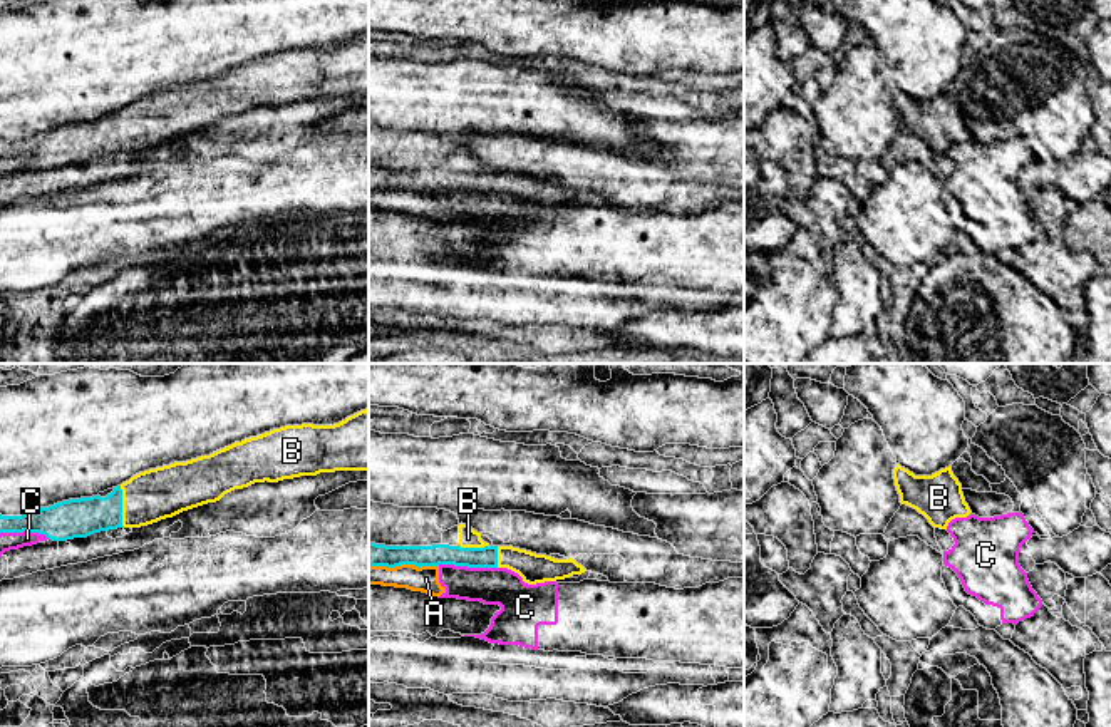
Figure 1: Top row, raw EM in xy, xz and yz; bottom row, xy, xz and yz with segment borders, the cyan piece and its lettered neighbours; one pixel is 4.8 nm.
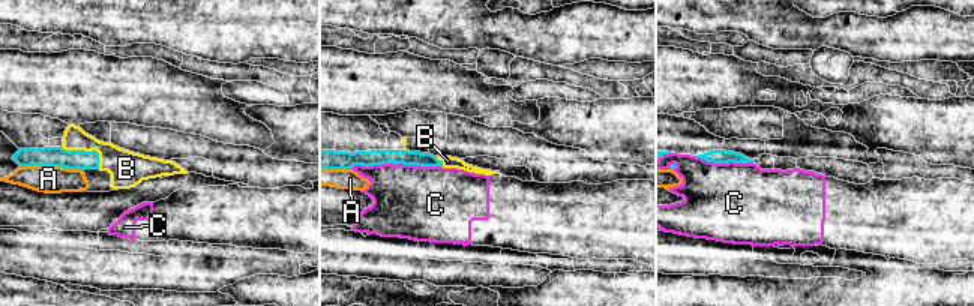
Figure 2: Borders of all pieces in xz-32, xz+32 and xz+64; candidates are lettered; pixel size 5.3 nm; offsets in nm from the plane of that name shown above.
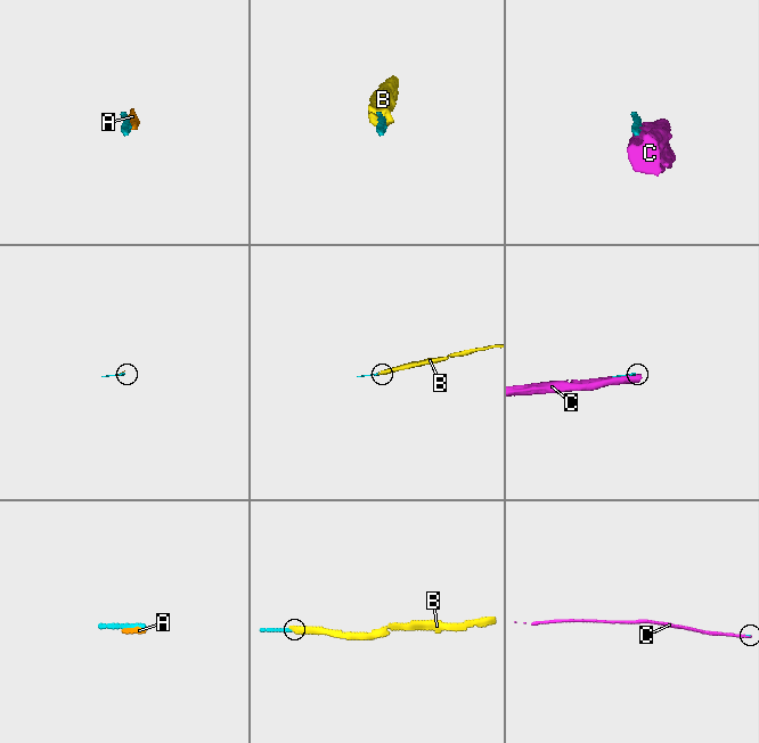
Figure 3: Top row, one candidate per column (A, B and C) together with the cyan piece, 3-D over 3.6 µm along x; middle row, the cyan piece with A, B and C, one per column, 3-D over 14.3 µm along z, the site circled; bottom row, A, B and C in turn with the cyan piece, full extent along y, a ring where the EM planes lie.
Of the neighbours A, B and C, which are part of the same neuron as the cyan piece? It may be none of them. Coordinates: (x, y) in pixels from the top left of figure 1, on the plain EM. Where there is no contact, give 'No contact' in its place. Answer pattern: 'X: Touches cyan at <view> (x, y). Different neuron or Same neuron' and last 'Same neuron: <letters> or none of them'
A: Touches cyan at xz (404, 188). Same neuron
B: Touches cyan at xy (121, 131). Same neuron
C: Touches cyan at xz (468, 191). Different neuron
Same neuron: A, B

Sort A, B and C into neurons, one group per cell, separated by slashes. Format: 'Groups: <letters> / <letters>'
Groups: A B / C

